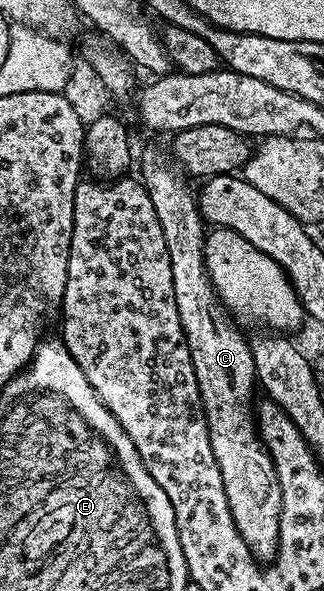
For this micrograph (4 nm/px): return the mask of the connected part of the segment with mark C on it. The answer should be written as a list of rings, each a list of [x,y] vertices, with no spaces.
[[[164,153],[144,155],[141,180],[149,191],[149,199],[153,199],[157,219],[161,219],[161,231],[165,231],[165,247],[169,247],[169,263],[173,267],[173,293],[197,377],[210,446],[218,460],[226,499],[238,533],[245,539],[256,560],[271,561],[279,549],[283,500],[275,464],[258,436],[253,414],[253,393],[255,389],[257,391],[258,377],[250,340],[238,329],[240,326],[236,318],[219,298],[211,276],[207,274],[205,245],[208,230],[203,216],[199,214],[196,194],[193,189],[191,193],[187,186],[188,178]]]

